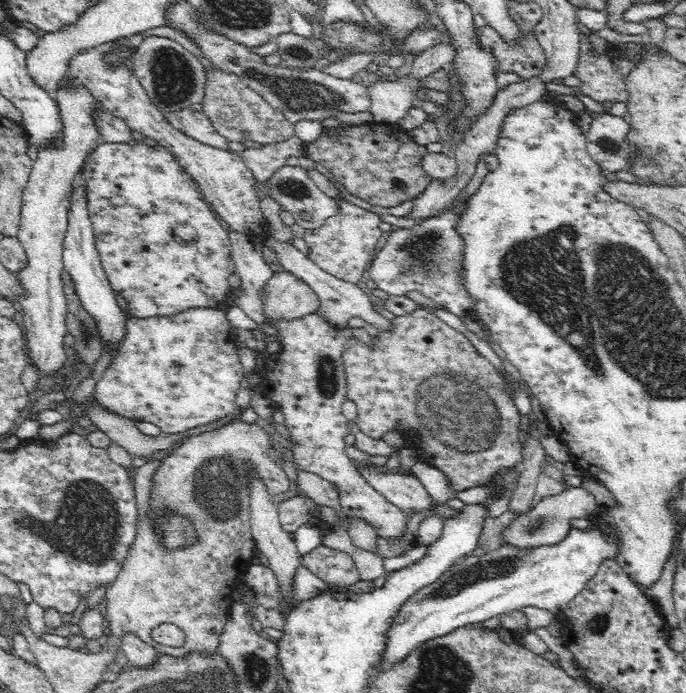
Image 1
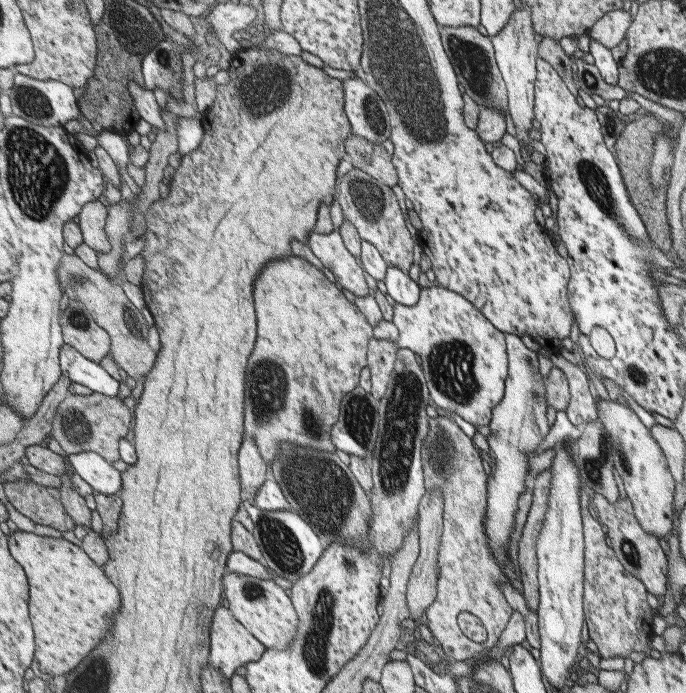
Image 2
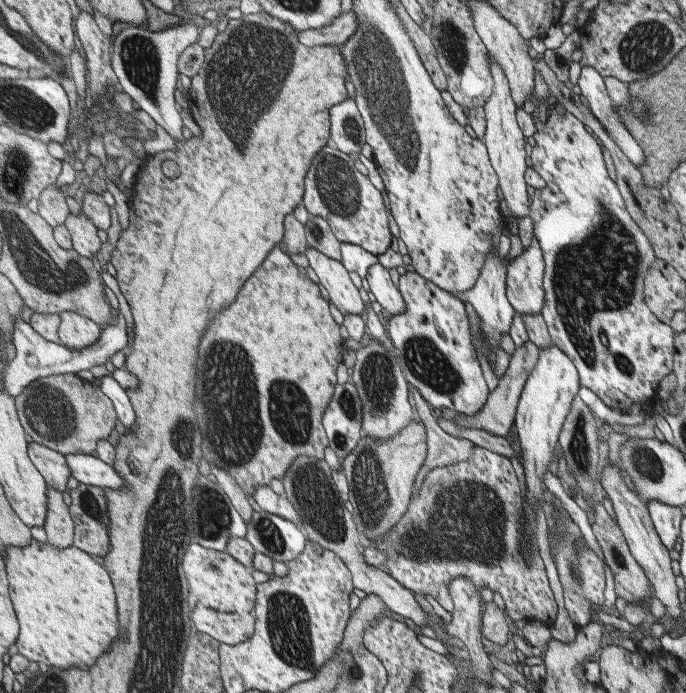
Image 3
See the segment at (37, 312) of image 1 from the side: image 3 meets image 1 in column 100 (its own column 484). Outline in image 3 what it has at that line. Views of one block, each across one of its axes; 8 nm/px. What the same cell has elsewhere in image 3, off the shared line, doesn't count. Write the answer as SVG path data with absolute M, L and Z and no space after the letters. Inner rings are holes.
M489 58L489 72L492 76L493 88L489 98L482 106L484 108L484 117L486 127L483 132L483 143L489 152L491 166L494 167L495 174L499 177L499 190L502 191L502 199L505 204L504 217L507 217L505 228L509 234L516 234L518 226L516 218L528 216L530 199L527 196L527 183L524 181L525 165L525 143L519 126L515 122L516 104L511 98L509 83L505 78L504 70L498 62Z

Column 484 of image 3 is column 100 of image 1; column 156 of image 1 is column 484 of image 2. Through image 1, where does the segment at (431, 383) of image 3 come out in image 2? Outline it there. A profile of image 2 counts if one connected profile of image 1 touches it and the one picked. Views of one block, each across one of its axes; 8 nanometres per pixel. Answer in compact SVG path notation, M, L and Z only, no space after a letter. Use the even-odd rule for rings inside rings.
M421 287L418 301L413 306L396 302L391 311L391 323L398 331L395 344L411 350L419 358L419 366L425 377L429 398L447 413L454 412L473 426L487 426L492 409L503 397L503 385L507 378L507 356L503 332L493 327L481 311L467 298L446 287Z

